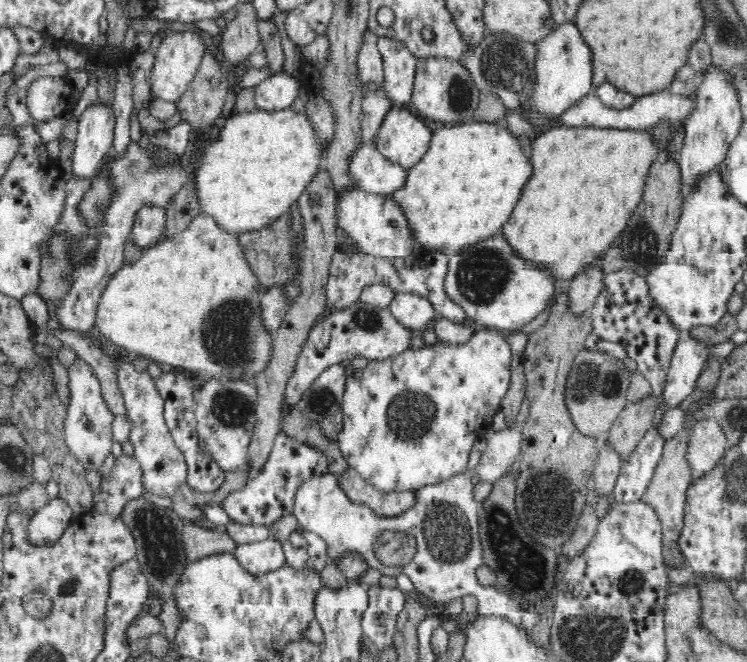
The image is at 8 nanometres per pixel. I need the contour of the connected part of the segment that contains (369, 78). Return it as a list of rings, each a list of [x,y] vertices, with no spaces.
[[[369,31],[360,52],[359,66],[363,81],[365,83],[373,82],[381,88],[385,82],[385,71],[377,40],[377,35]]]

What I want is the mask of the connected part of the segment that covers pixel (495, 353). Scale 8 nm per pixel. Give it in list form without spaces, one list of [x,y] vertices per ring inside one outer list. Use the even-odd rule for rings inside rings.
[[[491,328],[476,332],[468,342],[459,345],[445,343],[439,340],[434,344],[425,344],[417,350],[408,349],[402,354],[386,360],[372,359],[368,361],[365,368],[355,369],[350,372],[345,380],[345,389],[343,390],[343,401],[340,411],[343,413],[343,428],[336,438],[338,446],[348,464],[354,467],[367,481],[376,485],[380,490],[389,491],[410,491],[414,492],[423,486],[435,485],[437,482],[446,481],[451,477],[464,472],[470,472],[470,452],[478,440],[485,437],[492,430],[492,420],[501,410],[502,400],[506,392],[510,390],[512,384],[512,352],[510,344],[506,341],[505,333],[501,330]]]

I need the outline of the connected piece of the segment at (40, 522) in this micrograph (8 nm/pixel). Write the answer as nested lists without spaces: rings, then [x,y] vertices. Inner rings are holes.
[[[54,498],[39,510],[26,526],[25,542],[34,549],[53,548],[64,537],[74,520],[73,510]]]

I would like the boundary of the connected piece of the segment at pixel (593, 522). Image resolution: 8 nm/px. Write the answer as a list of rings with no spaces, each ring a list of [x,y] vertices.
[[[591,505],[585,506],[582,517],[579,520],[580,523],[576,530],[574,530],[574,533],[559,549],[562,555],[568,560],[586,551],[586,548],[592,543],[594,536],[597,534],[600,524]]]

